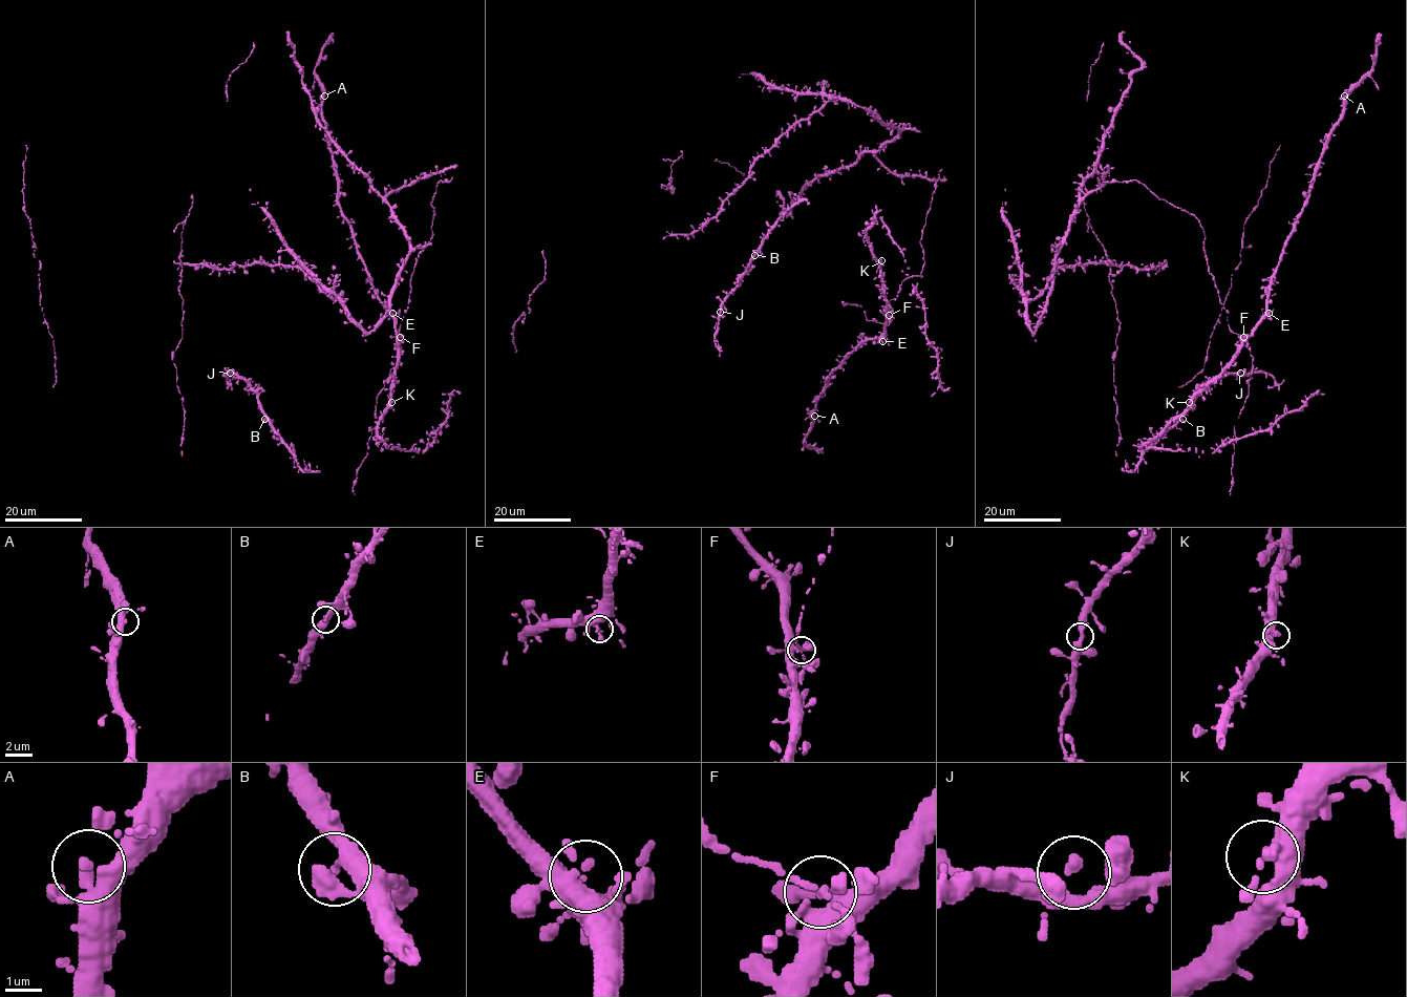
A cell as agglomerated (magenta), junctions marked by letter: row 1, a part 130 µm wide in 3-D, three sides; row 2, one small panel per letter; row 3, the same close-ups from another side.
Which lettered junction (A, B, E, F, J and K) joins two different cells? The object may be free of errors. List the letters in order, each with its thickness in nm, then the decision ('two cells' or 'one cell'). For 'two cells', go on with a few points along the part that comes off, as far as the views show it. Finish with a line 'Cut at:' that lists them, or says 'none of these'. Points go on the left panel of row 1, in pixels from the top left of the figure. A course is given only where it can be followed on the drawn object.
A: 240 nm thick; one cell
B: 300 nm thick; one cell
E: 280 nm thick; one cell
F: 240 nm thick; one cell
J: 240 nm thick; one cell
K: 200 nm thick; one cell
Cut at: none of these

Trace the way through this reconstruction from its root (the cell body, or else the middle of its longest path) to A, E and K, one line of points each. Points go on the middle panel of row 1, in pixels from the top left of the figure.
A: (882, 146), (875, 156), (891, 171), (934, 184), (922, 276), (901, 282), (886, 332), (828, 377), (814, 416)
E: (882, 146), (875, 156), (891, 171), (935, 188), (920, 240), (922, 276), (905, 278), (889, 301), (882, 341)
K: (882, 146), (875, 156), (891, 171), (935, 188), (920, 240), (922, 276), (901, 282), (888, 315), (881, 260)

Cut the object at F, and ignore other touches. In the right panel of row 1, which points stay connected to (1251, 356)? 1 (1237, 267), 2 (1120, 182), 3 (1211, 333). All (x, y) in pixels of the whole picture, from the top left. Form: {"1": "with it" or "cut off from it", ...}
{"1": "cut off from it", "2": "with it", "3": "cut off from it"}

